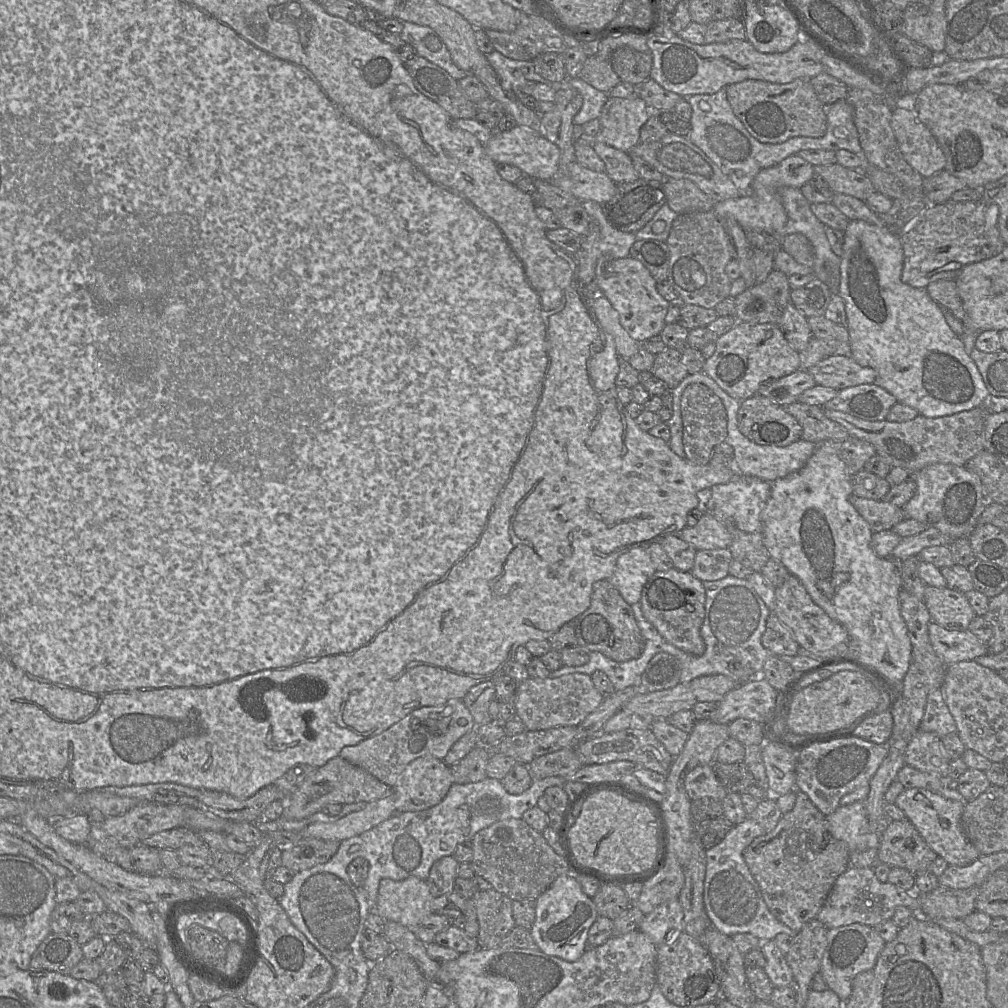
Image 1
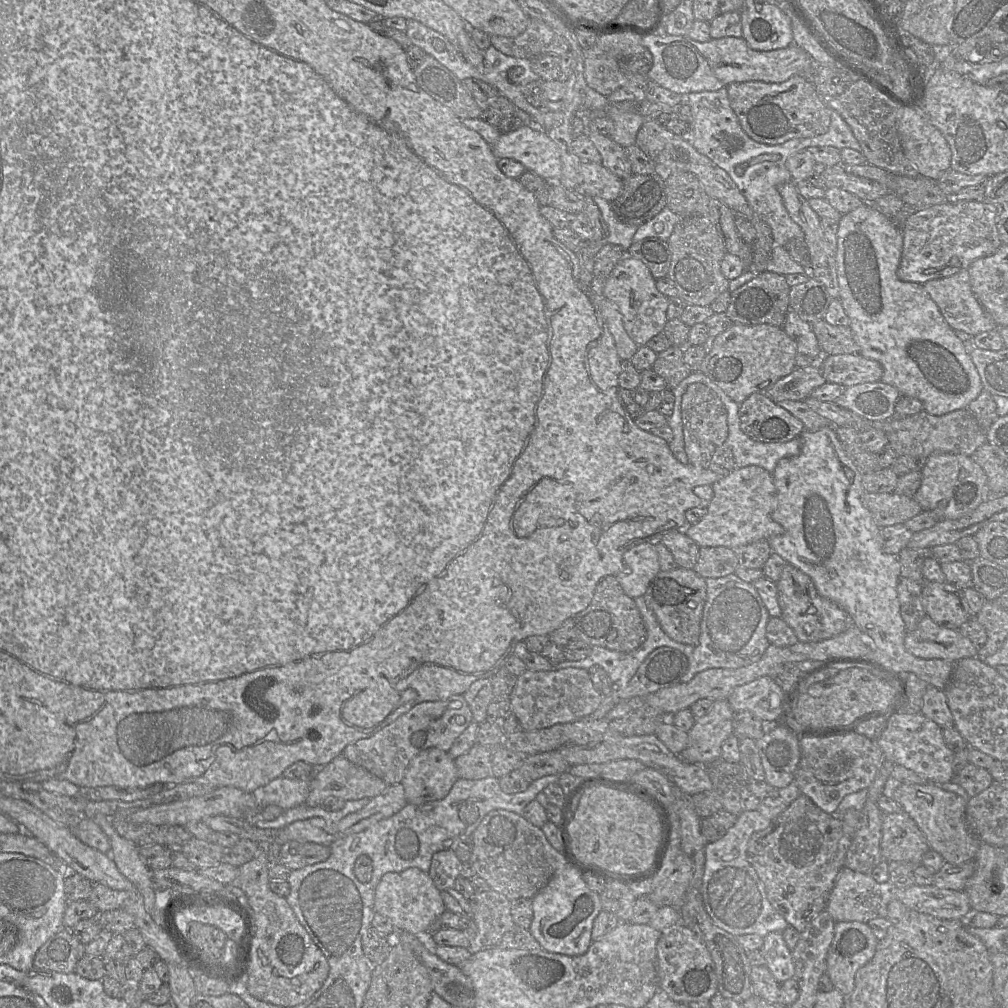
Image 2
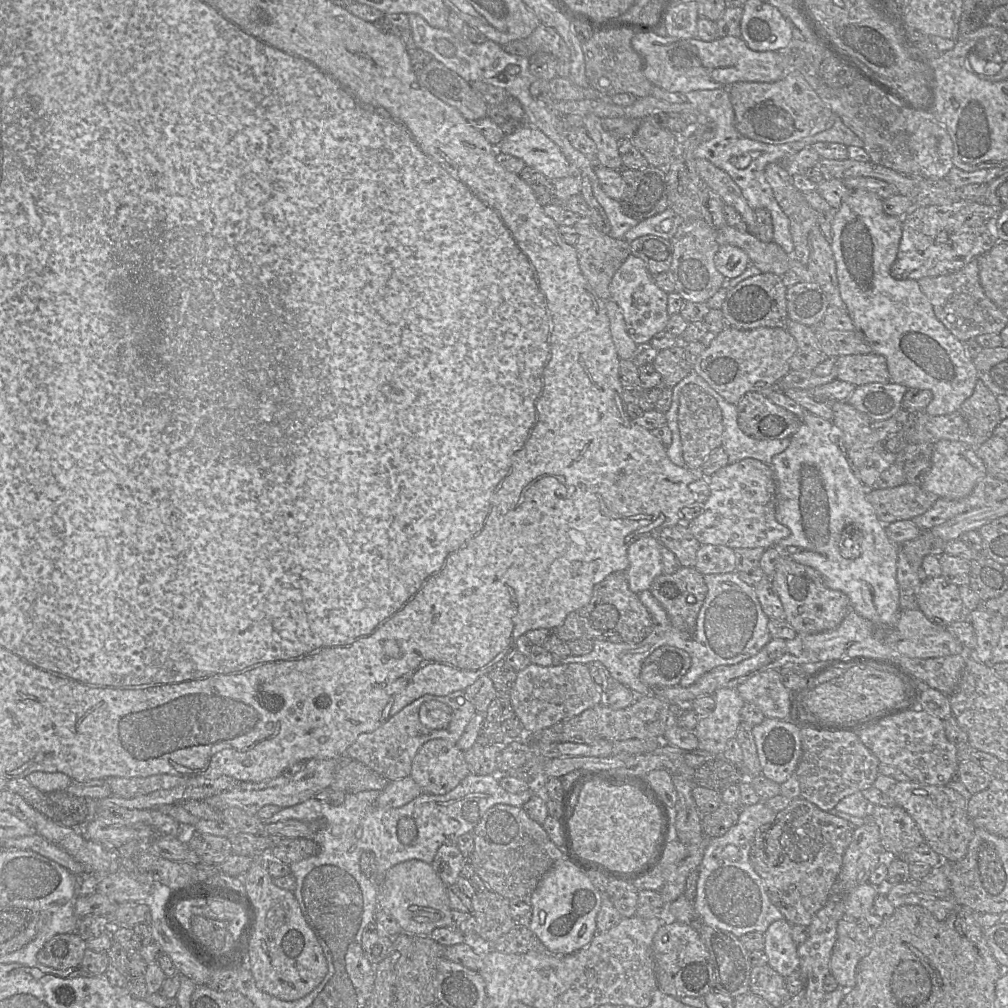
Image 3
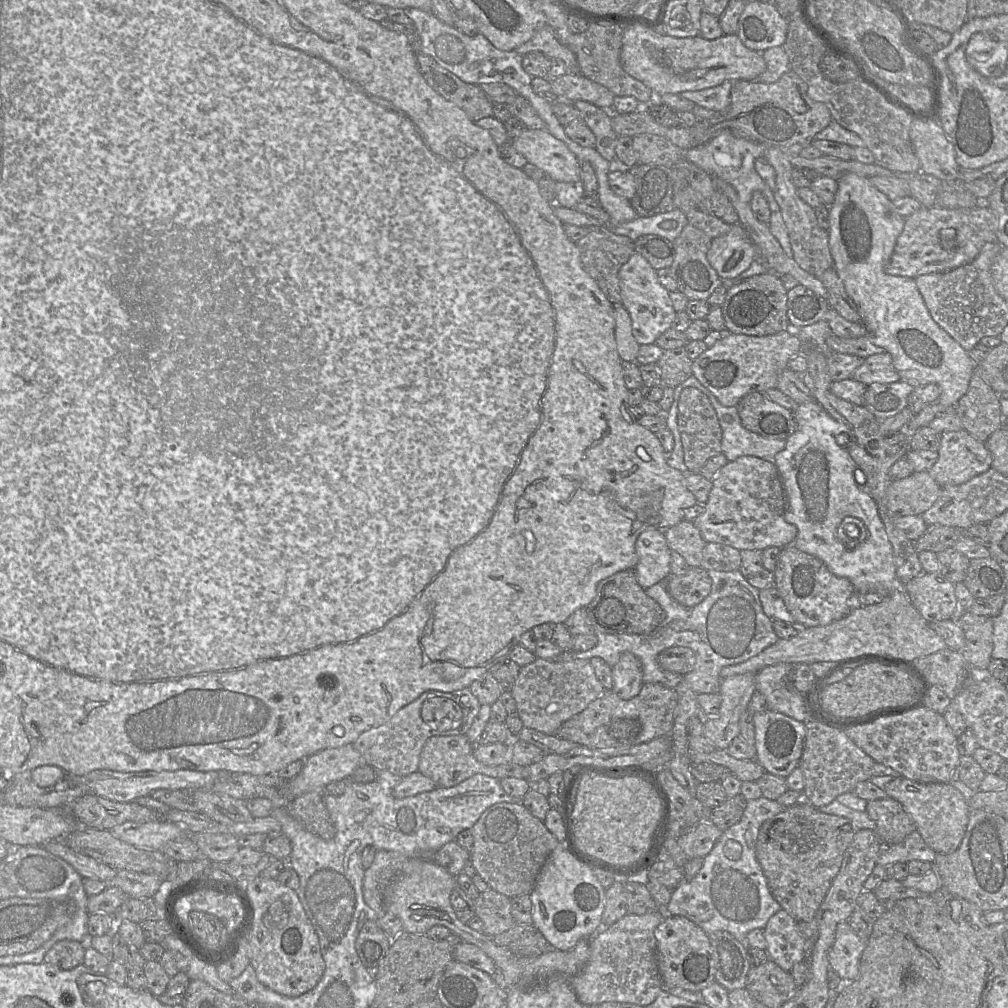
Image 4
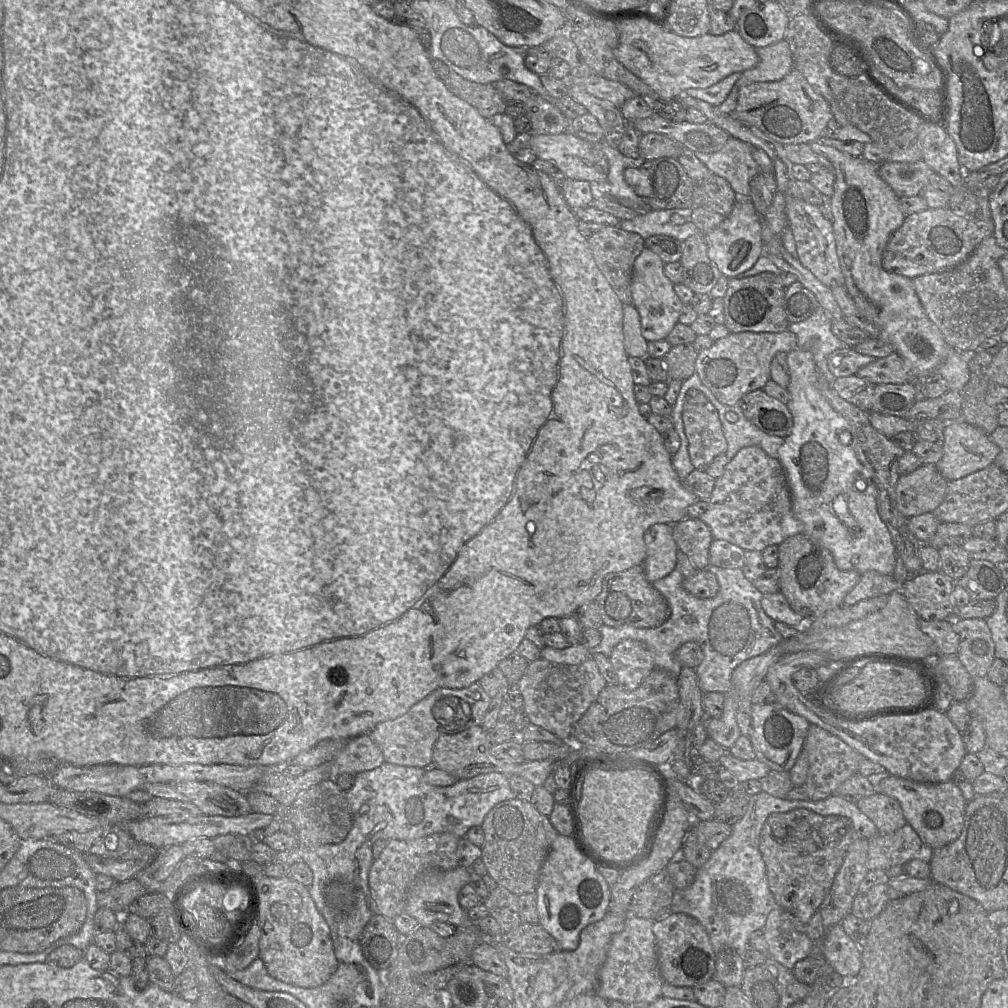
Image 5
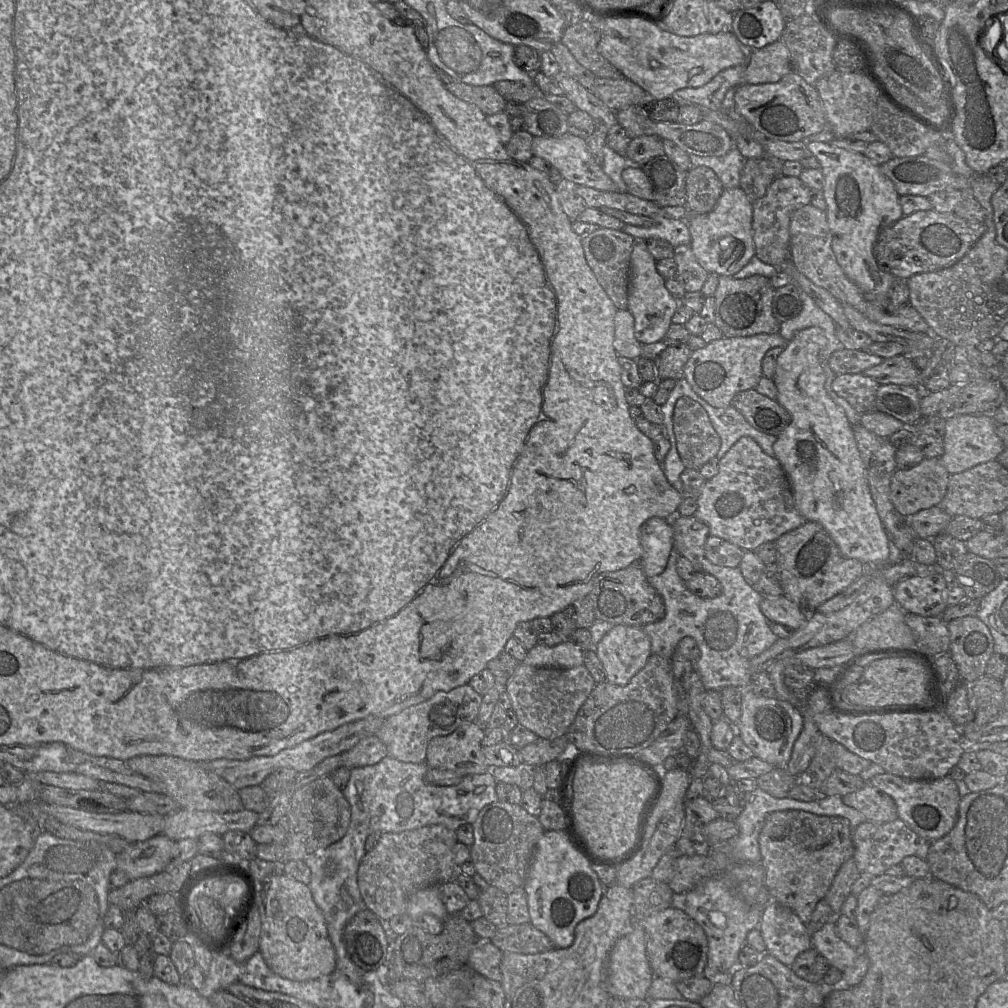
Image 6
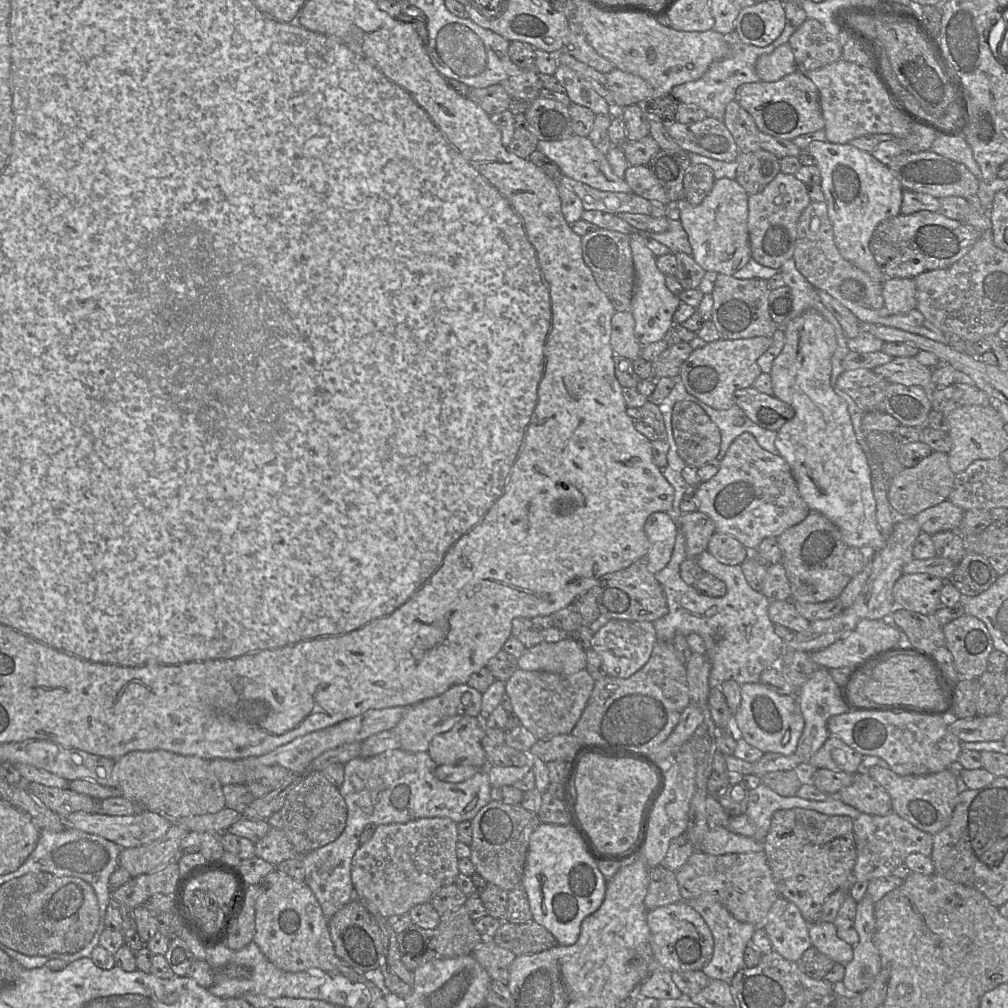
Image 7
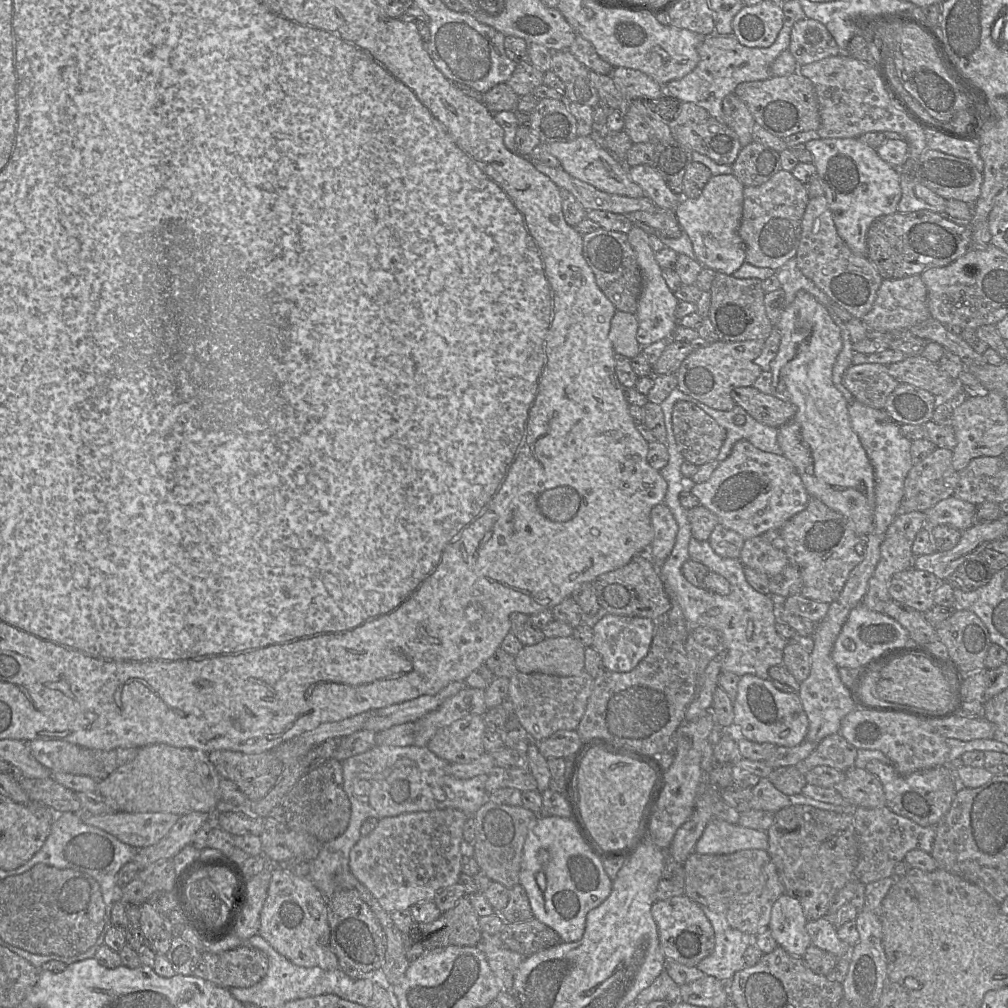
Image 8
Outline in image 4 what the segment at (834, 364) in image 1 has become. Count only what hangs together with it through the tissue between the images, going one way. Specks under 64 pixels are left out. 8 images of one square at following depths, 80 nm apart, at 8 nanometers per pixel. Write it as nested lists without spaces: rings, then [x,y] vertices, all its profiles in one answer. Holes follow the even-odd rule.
[[[888,352],[864,358],[862,365],[855,369],[851,378],[866,386],[872,383],[892,383],[901,380],[894,368],[892,356]]]

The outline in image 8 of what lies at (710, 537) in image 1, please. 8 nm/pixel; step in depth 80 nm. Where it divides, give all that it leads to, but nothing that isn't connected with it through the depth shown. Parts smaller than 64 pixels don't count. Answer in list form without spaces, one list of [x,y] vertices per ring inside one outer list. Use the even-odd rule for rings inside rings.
[[[747,440],[737,441],[729,456],[716,468],[708,481],[690,484],[690,492],[700,504],[719,518],[720,524],[741,535],[745,540],[761,536],[770,529],[780,529],[797,513],[803,511],[810,499],[802,479],[793,463],[784,455],[776,455],[759,450]]]

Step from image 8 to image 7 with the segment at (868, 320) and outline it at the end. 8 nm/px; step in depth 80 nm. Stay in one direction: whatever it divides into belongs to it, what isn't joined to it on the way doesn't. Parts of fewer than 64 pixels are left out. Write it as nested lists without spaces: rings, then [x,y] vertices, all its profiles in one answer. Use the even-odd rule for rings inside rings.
[[[912,278],[886,279],[882,284],[884,308],[890,315],[905,314],[917,309],[917,290]]]

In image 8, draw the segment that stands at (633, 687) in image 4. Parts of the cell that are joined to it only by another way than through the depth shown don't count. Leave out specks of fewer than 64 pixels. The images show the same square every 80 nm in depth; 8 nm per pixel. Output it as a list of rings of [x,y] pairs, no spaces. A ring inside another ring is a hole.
[[[607,614],[593,626],[593,648],[601,655],[603,665],[611,672],[629,672],[648,654],[657,621],[643,617]]]

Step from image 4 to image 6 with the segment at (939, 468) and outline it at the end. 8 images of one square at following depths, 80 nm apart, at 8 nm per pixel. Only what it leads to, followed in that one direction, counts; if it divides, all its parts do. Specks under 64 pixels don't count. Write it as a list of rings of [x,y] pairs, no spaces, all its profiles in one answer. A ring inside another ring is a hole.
[[[961,414],[946,420],[944,454],[940,461],[950,475],[961,473],[998,457],[1004,450],[1004,443],[996,434],[996,426],[991,414]]]

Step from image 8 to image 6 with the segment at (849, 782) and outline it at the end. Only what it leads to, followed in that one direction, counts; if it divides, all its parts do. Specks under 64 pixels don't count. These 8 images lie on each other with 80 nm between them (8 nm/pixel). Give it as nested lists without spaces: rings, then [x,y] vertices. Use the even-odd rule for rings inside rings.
[[[866,783],[856,792],[844,795],[842,801],[847,806],[860,811],[872,822],[885,823],[899,818],[893,798],[871,783]]]

